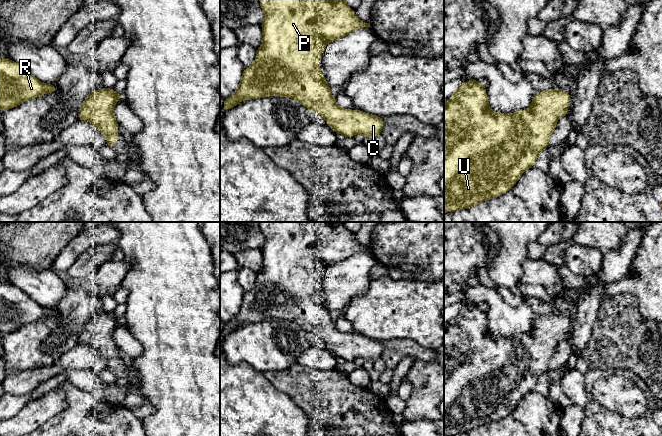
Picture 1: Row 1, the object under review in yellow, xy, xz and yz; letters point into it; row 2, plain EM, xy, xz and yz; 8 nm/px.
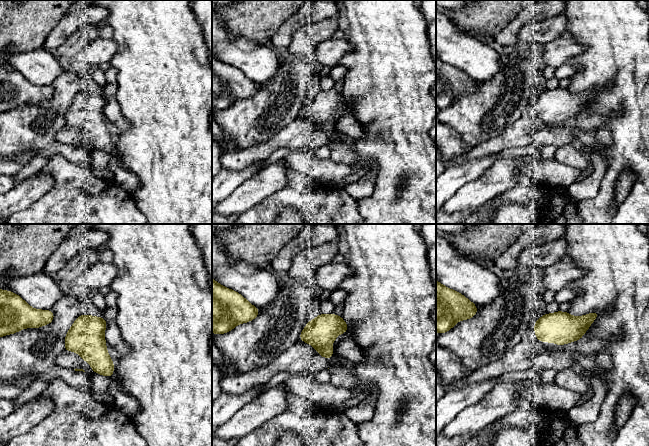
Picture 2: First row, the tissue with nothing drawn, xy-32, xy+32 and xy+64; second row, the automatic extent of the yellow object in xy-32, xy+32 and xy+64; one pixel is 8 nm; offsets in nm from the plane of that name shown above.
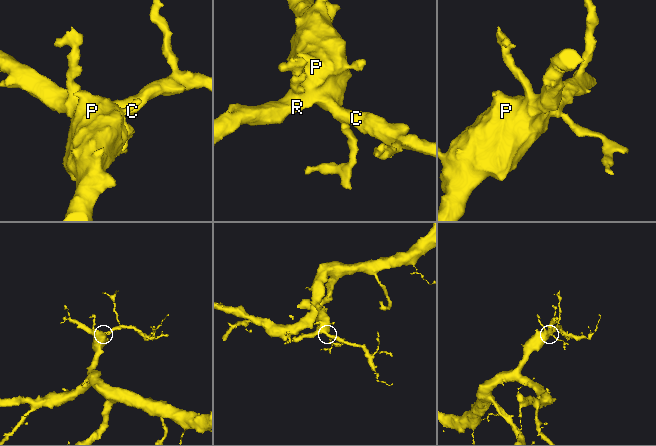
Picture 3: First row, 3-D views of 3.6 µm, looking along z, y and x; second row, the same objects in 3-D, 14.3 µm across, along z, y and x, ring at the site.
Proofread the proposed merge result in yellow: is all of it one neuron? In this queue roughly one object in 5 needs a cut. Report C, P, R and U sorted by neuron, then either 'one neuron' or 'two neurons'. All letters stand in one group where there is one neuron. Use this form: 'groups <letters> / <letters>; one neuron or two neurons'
groups C P R U; one neuron

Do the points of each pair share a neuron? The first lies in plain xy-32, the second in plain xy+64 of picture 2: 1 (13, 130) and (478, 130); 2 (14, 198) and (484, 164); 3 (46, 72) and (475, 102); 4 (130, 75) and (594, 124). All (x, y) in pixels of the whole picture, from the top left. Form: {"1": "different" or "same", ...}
{"1": "same", "2": "different", "3": "different", "4": "different"}

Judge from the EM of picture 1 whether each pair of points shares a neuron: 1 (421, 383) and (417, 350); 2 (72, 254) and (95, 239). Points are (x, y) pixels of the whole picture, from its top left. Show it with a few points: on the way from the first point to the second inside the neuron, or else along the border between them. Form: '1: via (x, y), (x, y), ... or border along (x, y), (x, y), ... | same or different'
1: border along (414, 358), (433, 361) | different
2: via (78, 248), (89, 239) | same

